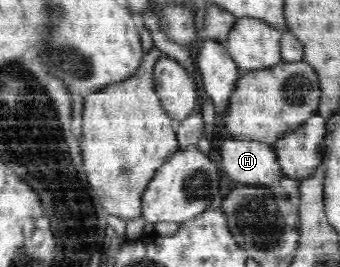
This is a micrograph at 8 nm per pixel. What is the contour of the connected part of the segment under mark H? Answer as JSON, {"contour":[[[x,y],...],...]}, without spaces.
{"contour":[[[229,139],[221,143],[221,168],[234,182],[273,187],[284,177],[275,148],[249,139]]]}

